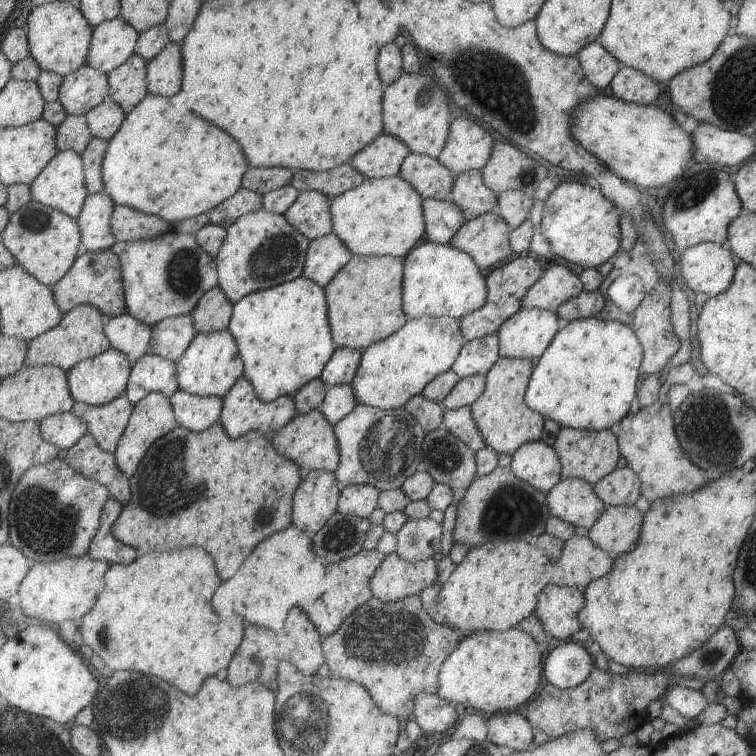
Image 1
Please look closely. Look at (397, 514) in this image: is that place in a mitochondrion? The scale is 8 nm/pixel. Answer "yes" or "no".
no

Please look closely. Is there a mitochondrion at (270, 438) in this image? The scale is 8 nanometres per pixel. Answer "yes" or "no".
no

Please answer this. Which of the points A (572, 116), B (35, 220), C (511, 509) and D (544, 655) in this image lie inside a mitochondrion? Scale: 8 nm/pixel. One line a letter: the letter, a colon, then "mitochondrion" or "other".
A: other
B: mitochondrion
C: mitochondrion
D: other

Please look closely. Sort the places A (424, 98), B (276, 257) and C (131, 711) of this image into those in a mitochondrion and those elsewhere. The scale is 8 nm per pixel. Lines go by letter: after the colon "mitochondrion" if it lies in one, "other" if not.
A: mitochondrion
B: mitochondrion
C: mitochondrion

